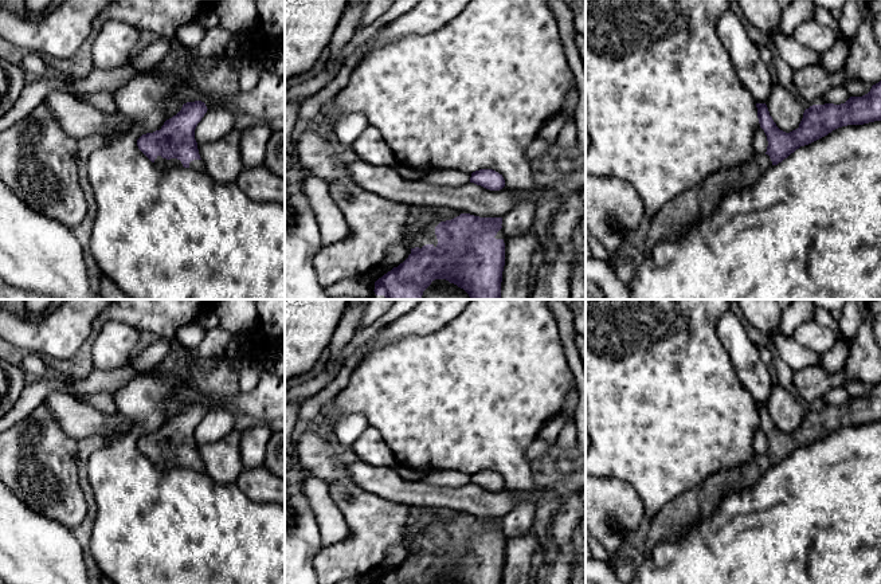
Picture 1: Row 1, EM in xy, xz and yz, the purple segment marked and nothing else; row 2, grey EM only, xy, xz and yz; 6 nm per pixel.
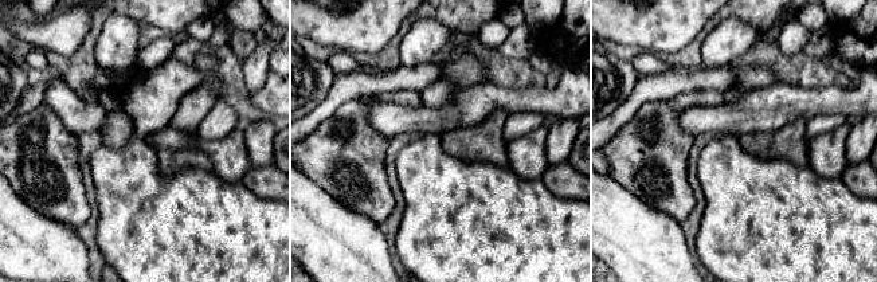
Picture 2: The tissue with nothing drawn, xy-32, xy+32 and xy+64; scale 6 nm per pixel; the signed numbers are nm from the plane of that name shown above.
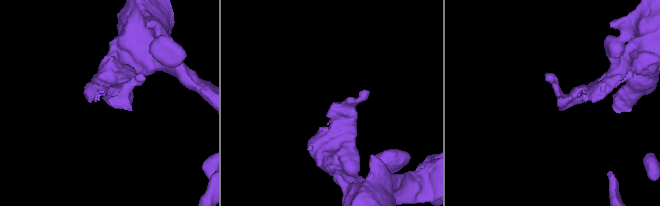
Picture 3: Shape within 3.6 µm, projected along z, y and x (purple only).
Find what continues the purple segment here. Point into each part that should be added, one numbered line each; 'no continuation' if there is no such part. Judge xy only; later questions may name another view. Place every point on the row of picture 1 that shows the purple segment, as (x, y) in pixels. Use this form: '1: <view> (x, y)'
1: xy (163, 164)

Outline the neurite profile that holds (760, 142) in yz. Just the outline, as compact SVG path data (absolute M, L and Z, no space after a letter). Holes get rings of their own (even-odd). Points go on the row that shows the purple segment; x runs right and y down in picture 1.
M759 128L753 136L753 153L763 154L767 152L768 141L764 130Z

